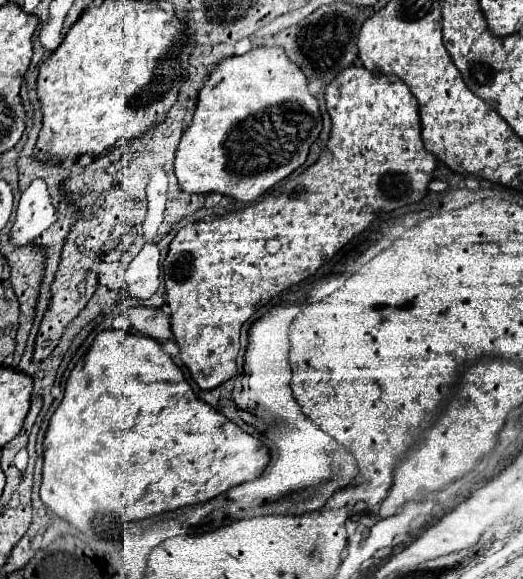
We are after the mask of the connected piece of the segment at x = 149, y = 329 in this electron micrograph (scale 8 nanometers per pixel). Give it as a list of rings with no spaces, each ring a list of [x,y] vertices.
[[[138,305],[138,307],[128,309],[128,317],[130,317],[132,327],[142,335],[148,335],[160,343],[164,343],[172,337],[170,317],[164,315],[162,309]]]

